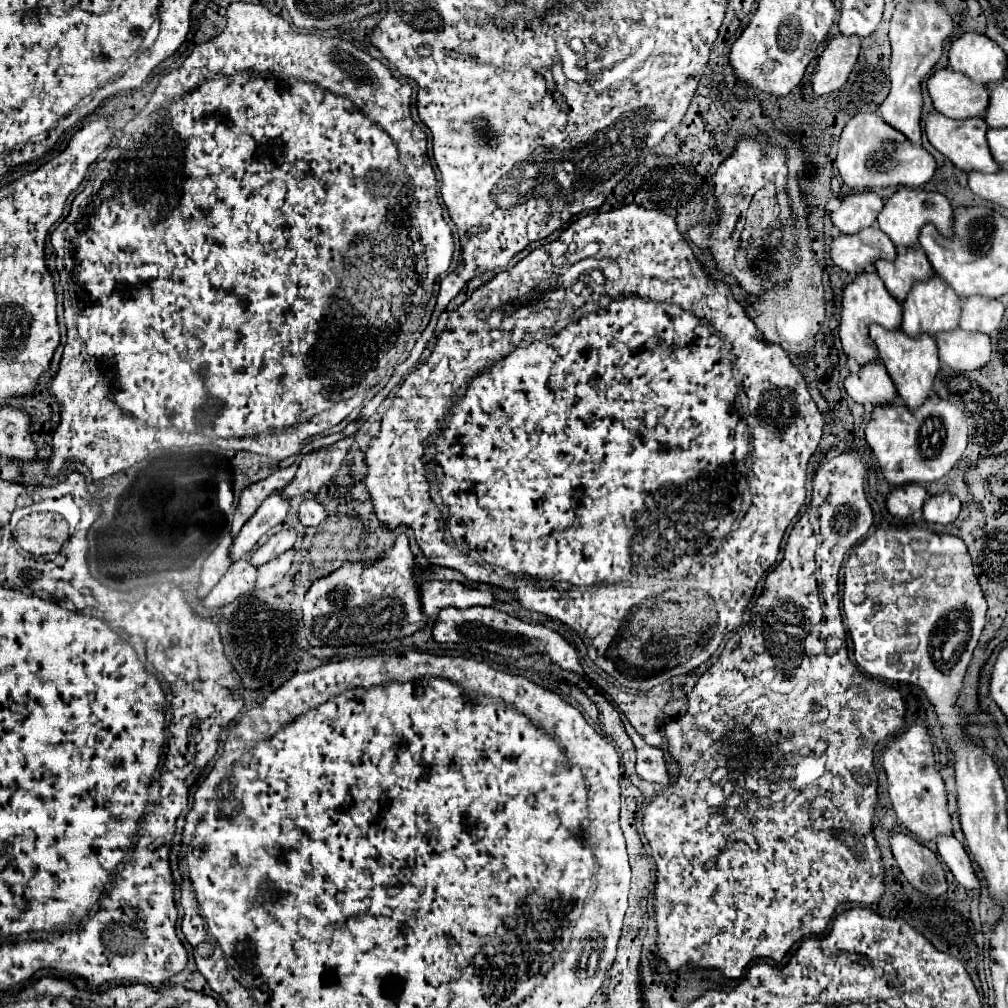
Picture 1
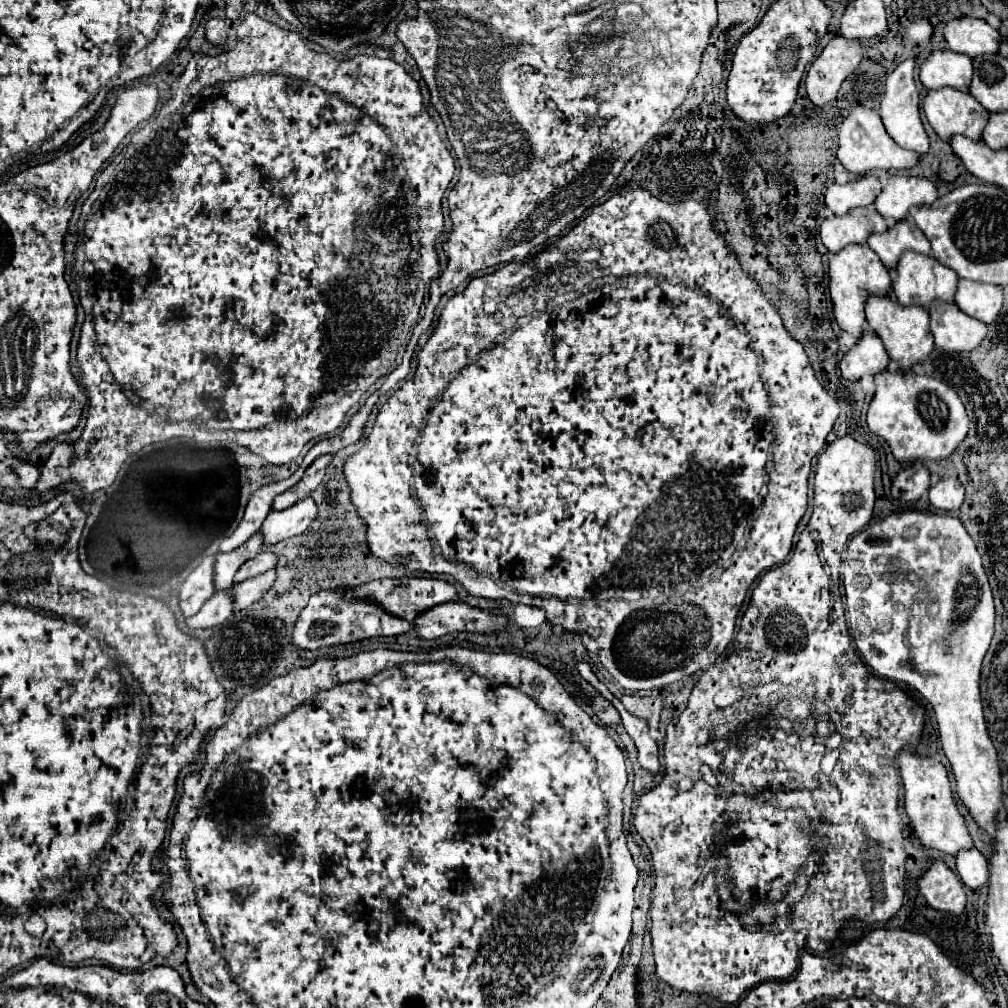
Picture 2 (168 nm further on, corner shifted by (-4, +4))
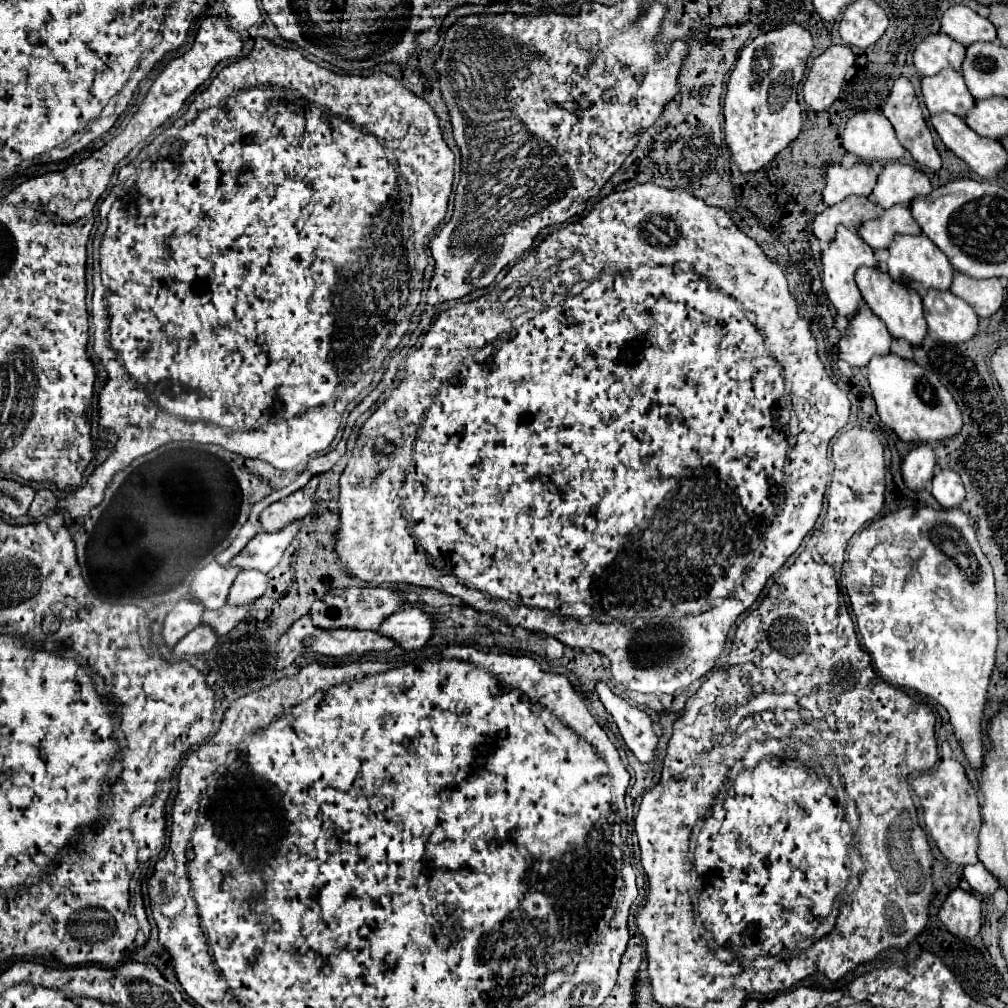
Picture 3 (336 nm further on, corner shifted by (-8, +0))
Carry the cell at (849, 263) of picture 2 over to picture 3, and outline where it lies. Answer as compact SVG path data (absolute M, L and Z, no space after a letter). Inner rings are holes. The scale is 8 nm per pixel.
M838 226L836 238L822 248L822 284L824 284L828 298L836 306L838 314L842 314L842 316L852 316L860 308L862 294L854 282L854 272L860 266L876 266L874 250L858 236L858 232L848 230L844 226Z

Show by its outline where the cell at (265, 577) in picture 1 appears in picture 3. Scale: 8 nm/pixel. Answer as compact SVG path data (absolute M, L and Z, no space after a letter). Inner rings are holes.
M222 606L220 610L206 610L202 614L200 624L210 626L218 638L228 634L236 624L242 622L242 618L250 612L252 606Z

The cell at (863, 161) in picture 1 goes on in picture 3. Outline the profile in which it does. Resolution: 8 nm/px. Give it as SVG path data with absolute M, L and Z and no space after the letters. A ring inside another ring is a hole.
M858 112L846 122L844 148L862 162L902 160L906 150L900 146L890 120L876 112Z

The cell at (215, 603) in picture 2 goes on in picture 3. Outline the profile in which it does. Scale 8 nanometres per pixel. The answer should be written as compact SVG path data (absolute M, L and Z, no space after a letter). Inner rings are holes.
M198 626L198 628L194 628L190 634L186 634L184 638L182 638L182 642L178 642L176 646L174 646L174 656L178 656L178 658L184 658L184 656L198 656L198 654L206 654L206 652L210 652L212 648L214 648L214 644L216 644L216 634L210 630L210 628L206 628L206 626Z

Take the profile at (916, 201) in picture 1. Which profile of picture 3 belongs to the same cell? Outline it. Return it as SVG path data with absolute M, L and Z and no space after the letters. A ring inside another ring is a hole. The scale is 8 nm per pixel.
M888 162L874 186L874 200L882 208L890 208L894 204L910 204L918 196L928 196L932 192L932 184L928 176L914 166Z

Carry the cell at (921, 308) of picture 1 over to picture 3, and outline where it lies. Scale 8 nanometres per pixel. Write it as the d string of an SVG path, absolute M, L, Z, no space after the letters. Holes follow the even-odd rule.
M896 234L892 240L892 246L888 246L888 272L894 280L908 282L920 296L928 292L928 288L936 290L948 290L954 278L954 268L948 262L946 254L924 234L920 236L904 236Z

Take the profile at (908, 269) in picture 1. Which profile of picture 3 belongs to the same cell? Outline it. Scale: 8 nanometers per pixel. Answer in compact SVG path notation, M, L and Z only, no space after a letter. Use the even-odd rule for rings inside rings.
M892 206L892 210L882 210L880 218L860 224L860 238L872 248L888 248L894 234L922 234L918 222L912 218L908 206Z

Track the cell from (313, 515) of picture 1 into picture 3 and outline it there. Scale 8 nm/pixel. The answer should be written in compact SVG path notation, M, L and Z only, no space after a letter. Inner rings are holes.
M302 520L292 522L290 526L274 532L274 534L258 532L246 544L246 548L230 562L230 566L238 568L240 572L244 572L244 570L258 570L258 572L264 572L264 574L270 572L280 562L284 550L288 548L292 538L298 534L300 526L302 526Z

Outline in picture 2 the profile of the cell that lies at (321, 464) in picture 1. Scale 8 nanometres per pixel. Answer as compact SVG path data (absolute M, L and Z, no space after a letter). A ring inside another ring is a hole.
M326 454L326 456L316 458L316 460L306 468L304 478L302 478L296 486L292 486L292 488L286 490L284 494L276 496L272 508L274 508L274 510L286 510L286 508L290 508L294 502L298 502L298 500L302 500L302 498L308 498L308 494L322 484L322 478L324 478L326 468L328 468L328 464L332 462L332 458L334 458L332 454Z

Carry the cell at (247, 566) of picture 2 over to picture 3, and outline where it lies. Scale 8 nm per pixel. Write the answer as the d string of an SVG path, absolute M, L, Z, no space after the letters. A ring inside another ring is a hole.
M248 570L248 572L240 572L228 592L228 600L226 604L232 606L244 606L244 604L252 604L254 600L258 600L268 588L268 576L256 570Z

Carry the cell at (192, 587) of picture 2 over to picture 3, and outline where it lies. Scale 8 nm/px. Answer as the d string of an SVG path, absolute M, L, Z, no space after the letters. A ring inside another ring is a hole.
M190 598L180 600L162 624L162 638L166 648L174 648L192 628L196 628L200 624L202 612L204 612L202 604Z

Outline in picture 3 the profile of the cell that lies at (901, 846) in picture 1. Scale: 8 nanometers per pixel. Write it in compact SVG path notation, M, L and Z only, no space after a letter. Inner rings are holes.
M960 888L950 892L938 916L946 930L960 940L972 940L982 926L980 900L974 894L964 892Z

